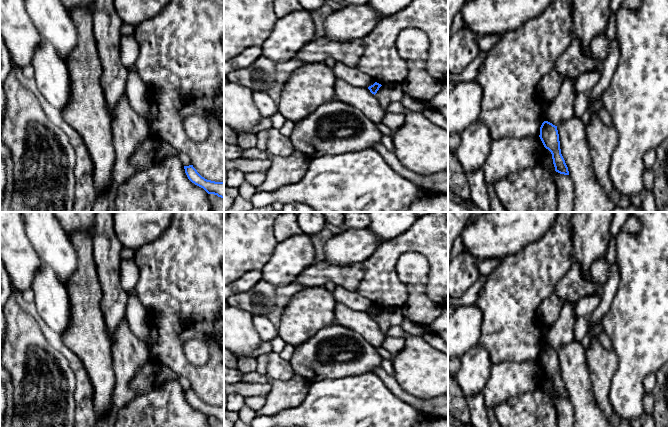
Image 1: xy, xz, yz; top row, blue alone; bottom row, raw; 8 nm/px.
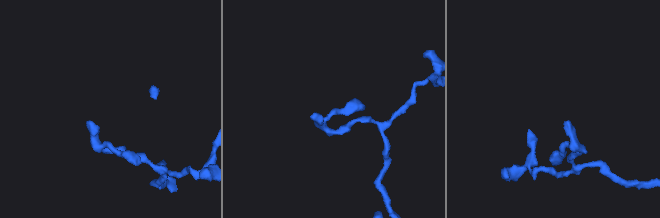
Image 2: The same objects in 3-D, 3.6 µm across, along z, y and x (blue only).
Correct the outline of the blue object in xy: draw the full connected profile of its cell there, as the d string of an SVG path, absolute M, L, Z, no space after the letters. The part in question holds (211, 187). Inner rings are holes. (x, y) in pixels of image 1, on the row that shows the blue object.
M193 165L184 166L188 179L203 188L208 194L214 194L224 199L224 182L215 182L202 177Z

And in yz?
M544 121L540 127L539 137L544 147L552 154L555 171L560 174L569 175L568 167L561 154L557 126L548 121Z

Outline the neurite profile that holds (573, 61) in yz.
M607 34L596 37L590 44L587 55L577 39L573 39L568 48L557 58L554 70L565 78L575 78L579 74L599 67L607 58L609 40Z

